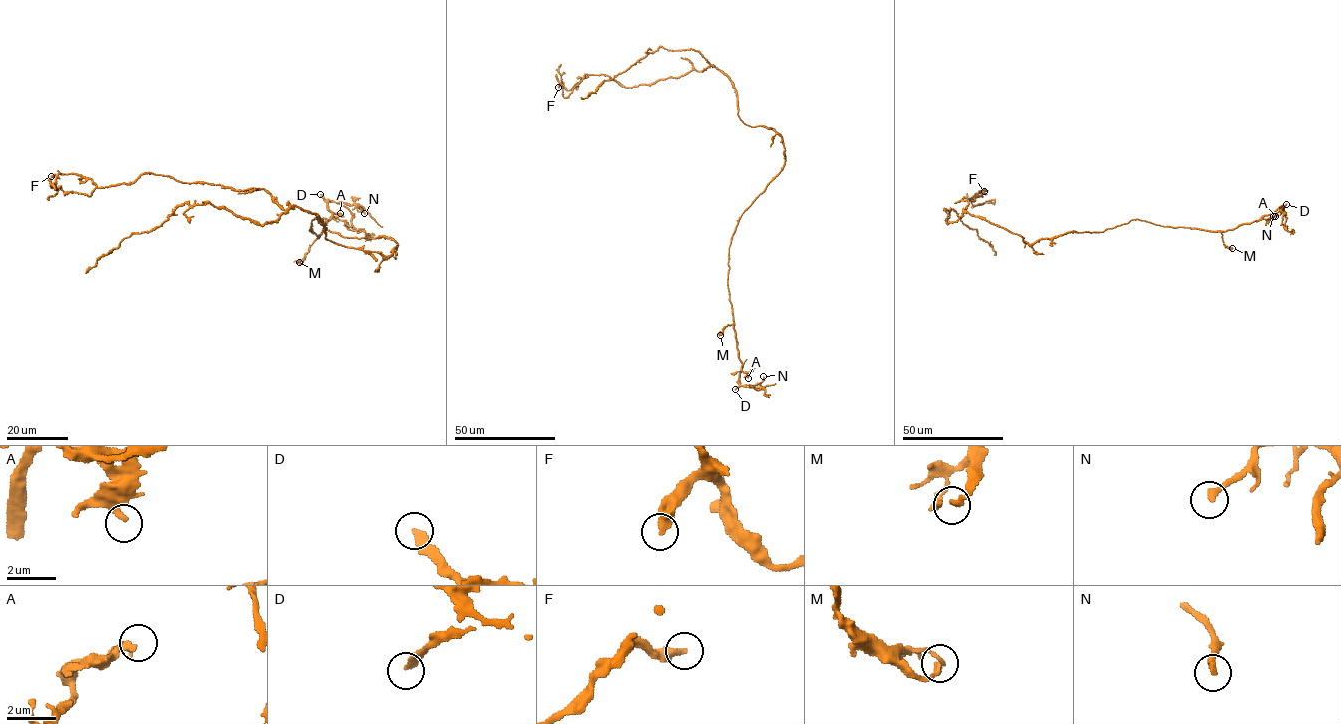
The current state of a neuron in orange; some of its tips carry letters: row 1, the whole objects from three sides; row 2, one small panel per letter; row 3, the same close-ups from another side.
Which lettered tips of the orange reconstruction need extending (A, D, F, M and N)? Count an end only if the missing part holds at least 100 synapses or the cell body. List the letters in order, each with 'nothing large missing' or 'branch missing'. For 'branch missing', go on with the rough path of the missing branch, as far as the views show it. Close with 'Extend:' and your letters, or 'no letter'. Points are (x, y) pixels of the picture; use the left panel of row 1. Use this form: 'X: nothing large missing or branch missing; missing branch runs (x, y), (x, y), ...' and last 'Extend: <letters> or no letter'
A: nothing large missing
D: branch missing; missing branch runs (320, 194), (311, 186), (294, 192), (276, 176), (273, 166), (302, 180), (302, 186), (293, 196), (300, 189)
F: nothing large missing
M: nothing large missing
N: nothing large missing
Extend: D

